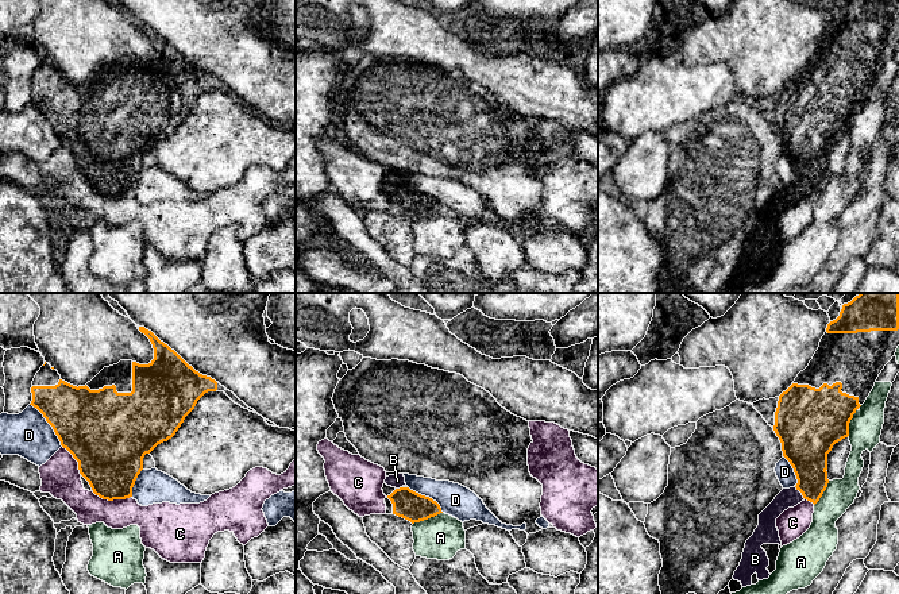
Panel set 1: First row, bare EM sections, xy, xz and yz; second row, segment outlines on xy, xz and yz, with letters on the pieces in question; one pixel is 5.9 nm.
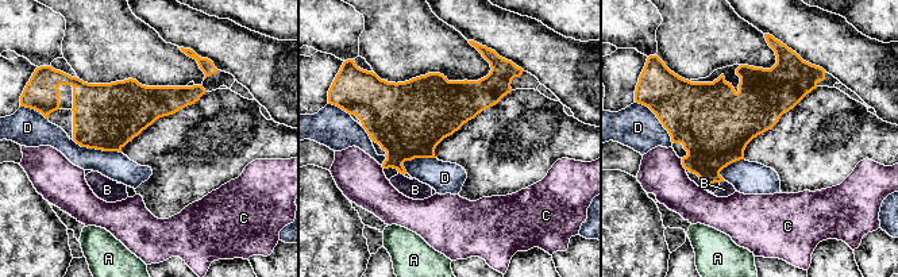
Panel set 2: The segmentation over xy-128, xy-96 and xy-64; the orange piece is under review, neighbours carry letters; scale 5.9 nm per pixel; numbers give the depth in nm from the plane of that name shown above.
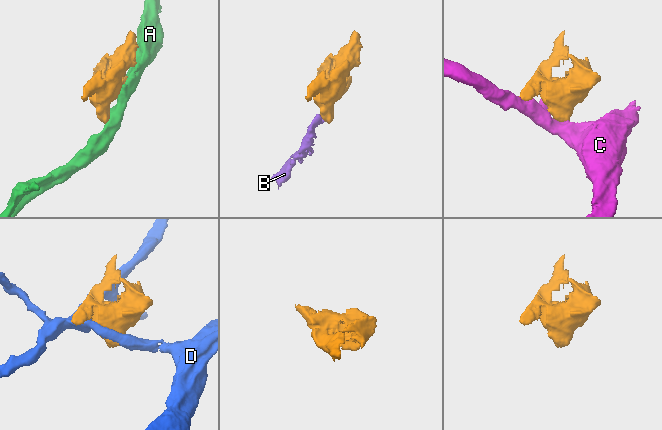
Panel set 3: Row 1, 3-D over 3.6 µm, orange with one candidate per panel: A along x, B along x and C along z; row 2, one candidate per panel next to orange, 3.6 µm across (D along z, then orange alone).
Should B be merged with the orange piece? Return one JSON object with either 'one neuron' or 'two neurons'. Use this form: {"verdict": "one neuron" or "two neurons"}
{"verdict": "one neuron"}

